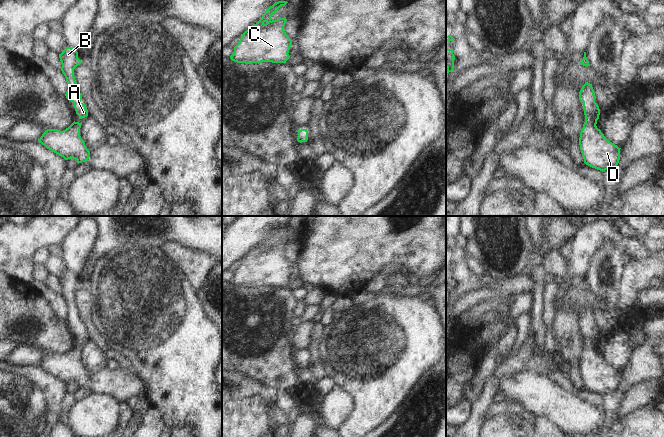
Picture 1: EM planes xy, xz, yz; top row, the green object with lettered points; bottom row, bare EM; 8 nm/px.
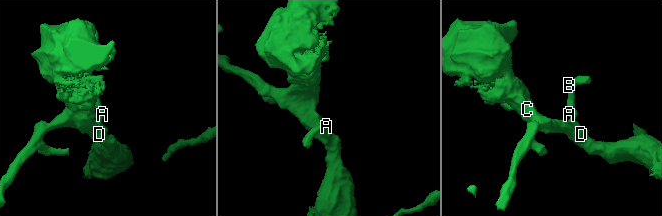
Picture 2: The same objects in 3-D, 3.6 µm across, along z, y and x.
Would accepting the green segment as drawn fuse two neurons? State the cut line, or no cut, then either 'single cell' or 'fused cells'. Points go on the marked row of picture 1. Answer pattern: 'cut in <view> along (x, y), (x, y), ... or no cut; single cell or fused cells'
no cut; single cell

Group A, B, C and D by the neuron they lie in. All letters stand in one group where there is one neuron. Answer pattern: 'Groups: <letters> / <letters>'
Groups: A B C D.

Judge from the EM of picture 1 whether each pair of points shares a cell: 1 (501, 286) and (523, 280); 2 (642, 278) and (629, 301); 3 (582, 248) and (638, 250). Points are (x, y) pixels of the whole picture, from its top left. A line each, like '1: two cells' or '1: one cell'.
1: one cell
2: one cell
3: one cell

